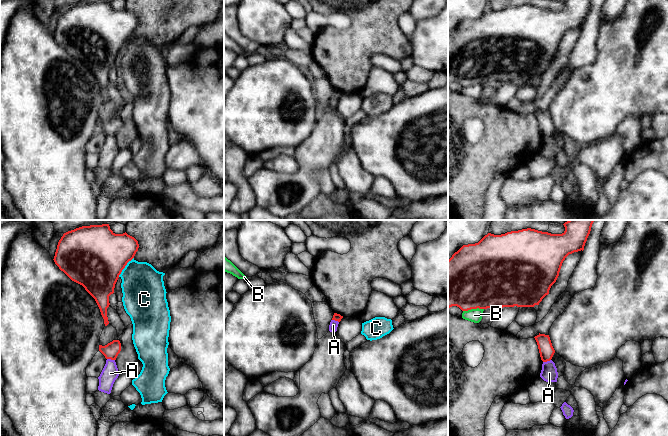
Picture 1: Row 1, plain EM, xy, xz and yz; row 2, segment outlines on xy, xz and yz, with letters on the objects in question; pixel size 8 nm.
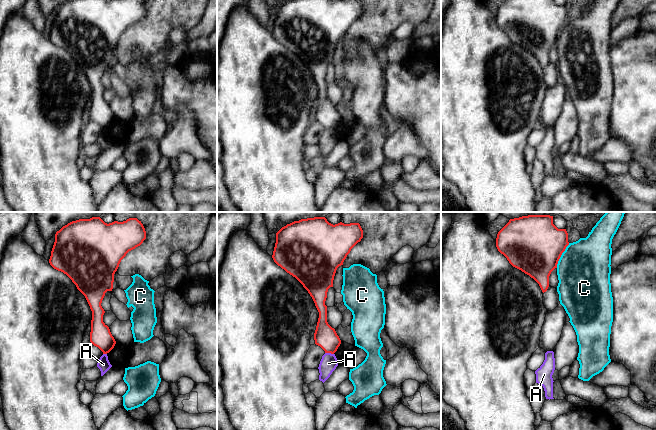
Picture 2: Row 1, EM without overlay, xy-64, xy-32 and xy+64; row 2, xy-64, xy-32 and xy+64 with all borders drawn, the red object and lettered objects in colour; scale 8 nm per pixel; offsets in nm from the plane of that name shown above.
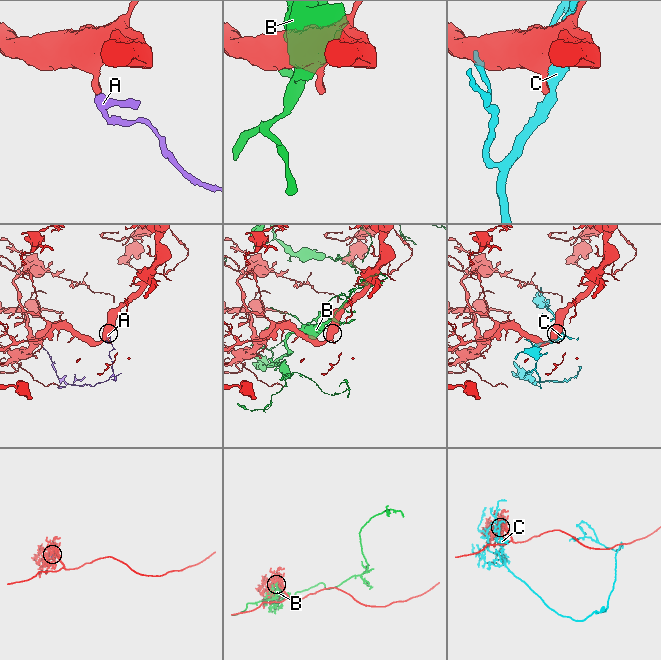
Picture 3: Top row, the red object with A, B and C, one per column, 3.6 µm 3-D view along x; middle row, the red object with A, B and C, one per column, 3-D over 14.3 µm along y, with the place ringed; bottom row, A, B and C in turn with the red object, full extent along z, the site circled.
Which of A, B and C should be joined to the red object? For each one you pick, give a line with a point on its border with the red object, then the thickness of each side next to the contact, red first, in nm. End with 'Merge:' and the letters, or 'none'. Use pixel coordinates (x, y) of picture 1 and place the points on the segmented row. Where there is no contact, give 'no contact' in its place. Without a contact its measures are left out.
Merge: none

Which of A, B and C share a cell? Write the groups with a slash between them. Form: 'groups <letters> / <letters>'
groups A / B / C

